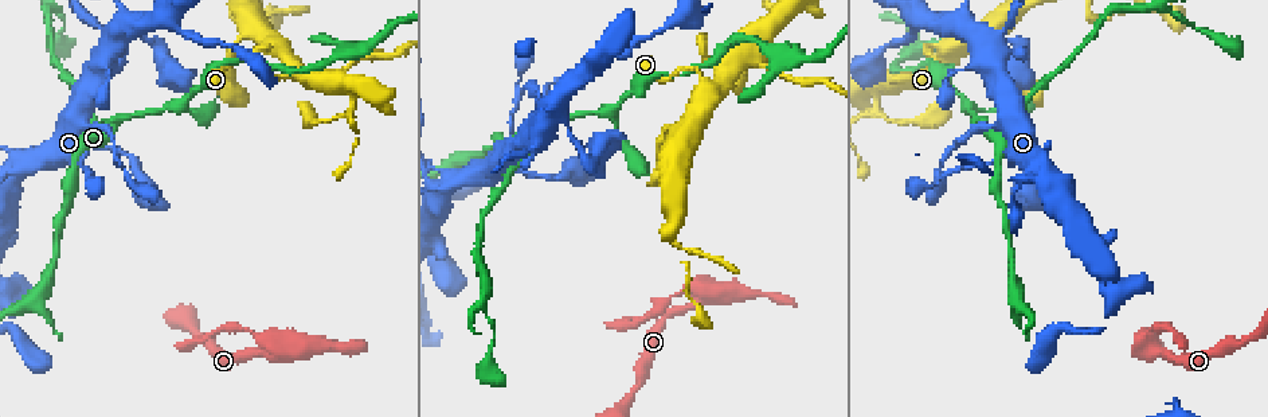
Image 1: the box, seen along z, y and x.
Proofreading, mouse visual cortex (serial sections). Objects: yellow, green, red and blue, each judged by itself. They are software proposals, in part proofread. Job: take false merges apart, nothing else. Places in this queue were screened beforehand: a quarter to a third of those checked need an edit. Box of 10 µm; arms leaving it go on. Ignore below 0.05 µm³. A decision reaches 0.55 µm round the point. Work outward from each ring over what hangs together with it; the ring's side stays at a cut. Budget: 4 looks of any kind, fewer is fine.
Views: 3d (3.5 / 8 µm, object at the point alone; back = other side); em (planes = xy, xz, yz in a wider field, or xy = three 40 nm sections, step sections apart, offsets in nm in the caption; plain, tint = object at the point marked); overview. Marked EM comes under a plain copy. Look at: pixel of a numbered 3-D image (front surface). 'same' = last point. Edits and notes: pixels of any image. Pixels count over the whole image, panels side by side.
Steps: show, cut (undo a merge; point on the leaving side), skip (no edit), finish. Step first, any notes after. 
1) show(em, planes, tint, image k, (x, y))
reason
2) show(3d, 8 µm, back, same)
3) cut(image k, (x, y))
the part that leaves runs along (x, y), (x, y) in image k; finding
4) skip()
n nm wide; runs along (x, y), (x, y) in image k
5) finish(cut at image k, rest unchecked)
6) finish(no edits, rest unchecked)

show(3d, 8 µm, image 1, (310, 82))
three arms meet

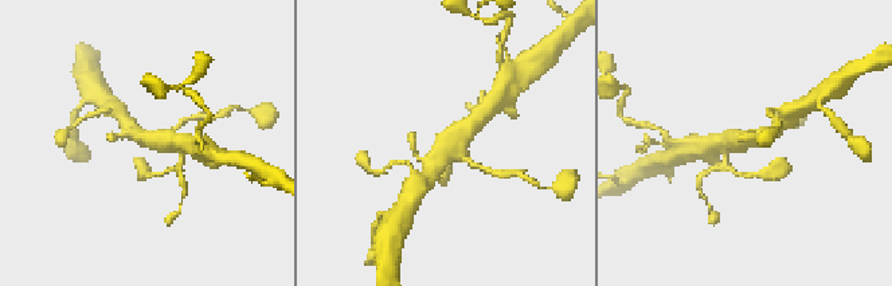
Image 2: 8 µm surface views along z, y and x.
show(em, xy, step 5, tint, same)
shape alone is not enough

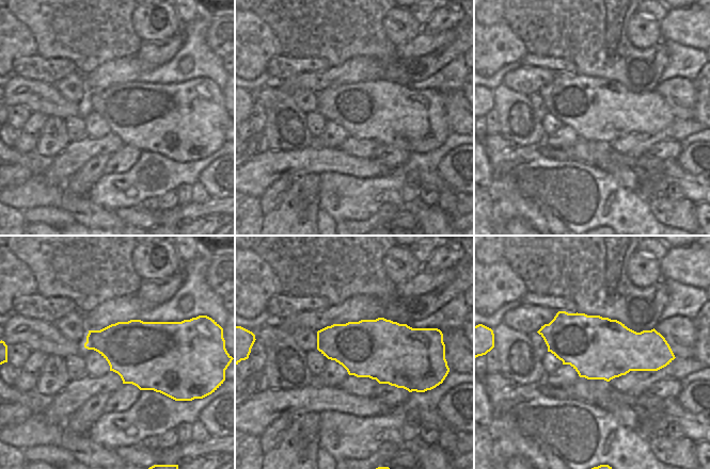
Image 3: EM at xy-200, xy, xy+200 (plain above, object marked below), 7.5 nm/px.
skip()
continuous, no second cell

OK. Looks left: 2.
show(3d, 3.5 µm, image 1, (94, 24))

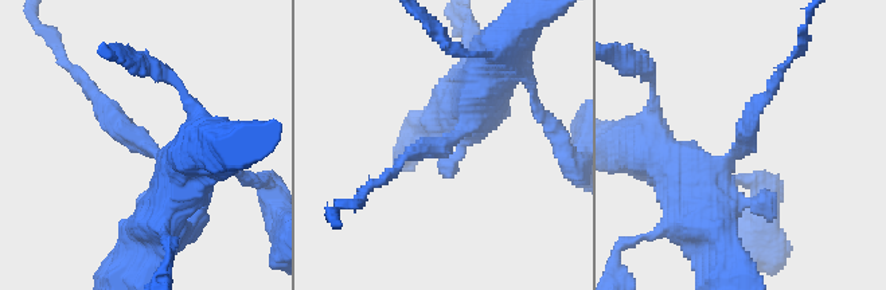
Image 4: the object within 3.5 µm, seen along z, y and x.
show(em, xy, step 3, tint, image 4, (742, 146))
arms of 150, 450 nm

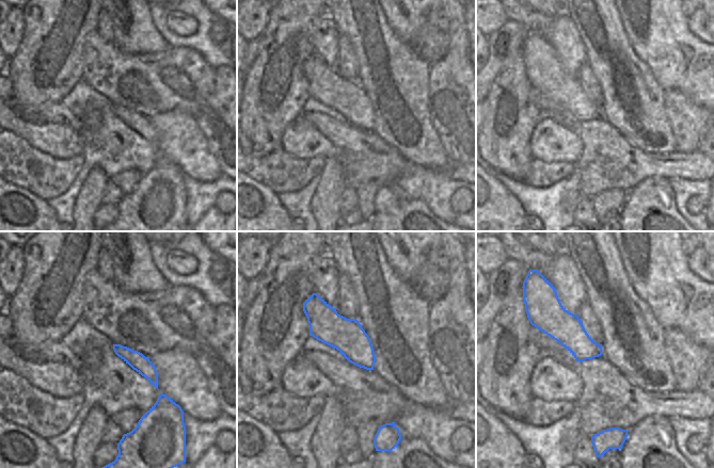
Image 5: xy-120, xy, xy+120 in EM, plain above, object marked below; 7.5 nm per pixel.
cut(image 4, (741, 125))
the part that leaves runs along (734, 152), (779, 82) in image 4; a second cell is stuck on

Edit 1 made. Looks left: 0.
finish(cut at image 4, rest unchecked)

